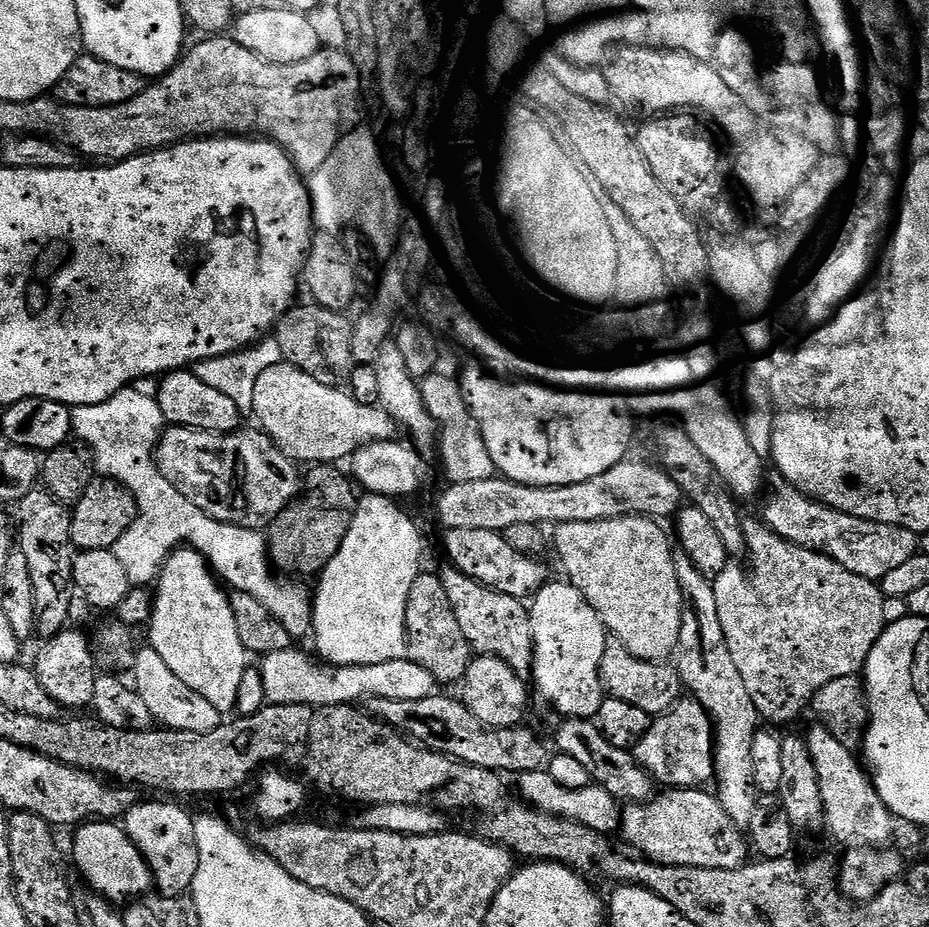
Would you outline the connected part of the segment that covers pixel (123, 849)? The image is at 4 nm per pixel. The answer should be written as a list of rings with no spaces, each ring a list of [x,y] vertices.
[[[93,820],[79,825],[75,832],[76,837],[72,840],[72,860],[76,863],[81,878],[89,884],[85,885],[97,896],[109,902],[128,902],[133,898],[143,897],[140,895],[148,887],[153,887],[152,872],[147,862],[119,823]]]

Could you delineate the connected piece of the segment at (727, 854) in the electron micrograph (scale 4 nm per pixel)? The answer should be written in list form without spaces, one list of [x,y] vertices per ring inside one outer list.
[[[670,788],[661,793],[661,796],[660,793],[653,795],[647,802],[628,802],[623,805],[618,832],[619,835],[624,835],[625,845],[631,846],[640,855],[653,860],[655,864],[714,870],[734,870],[744,867],[750,856],[749,841],[745,833],[730,818],[730,814],[722,810],[720,801],[711,791],[698,788]]]

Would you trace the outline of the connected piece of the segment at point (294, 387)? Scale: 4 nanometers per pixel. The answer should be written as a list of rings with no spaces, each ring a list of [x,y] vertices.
[[[281,362],[263,370],[254,383],[251,415],[289,460],[305,466],[335,465],[336,460],[347,461],[362,446],[395,437],[397,425],[383,407],[363,404],[340,391],[344,390],[328,388],[302,369]]]

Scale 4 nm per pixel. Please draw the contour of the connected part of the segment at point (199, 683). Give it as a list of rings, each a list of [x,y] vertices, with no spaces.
[[[181,546],[169,552],[160,566],[154,581],[152,614],[146,623],[147,643],[158,654],[158,658],[162,658],[162,662],[166,662],[166,666],[178,674],[178,678],[186,682],[190,690],[202,694],[202,698],[206,698],[206,702],[213,704],[222,714],[228,714],[235,706],[236,699],[240,696],[240,683],[244,680],[244,671],[250,660],[250,653],[244,649],[242,642],[238,642],[234,610],[228,598],[229,593],[218,583],[203,555],[190,547]]]

